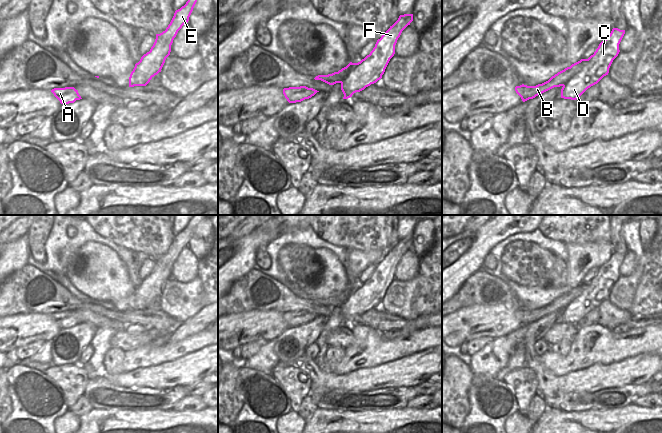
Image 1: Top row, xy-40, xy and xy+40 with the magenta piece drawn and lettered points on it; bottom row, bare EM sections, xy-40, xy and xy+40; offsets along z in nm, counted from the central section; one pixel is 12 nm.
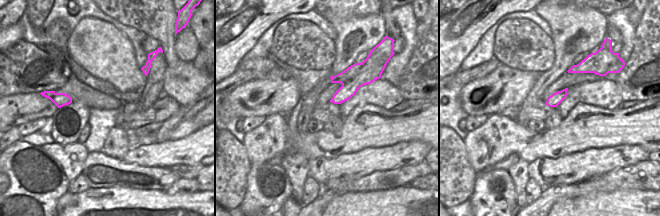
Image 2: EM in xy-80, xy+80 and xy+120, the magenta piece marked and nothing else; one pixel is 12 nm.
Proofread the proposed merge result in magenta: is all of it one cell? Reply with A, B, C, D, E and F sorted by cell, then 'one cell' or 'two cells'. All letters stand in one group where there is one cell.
A B / C D E F | two cells

